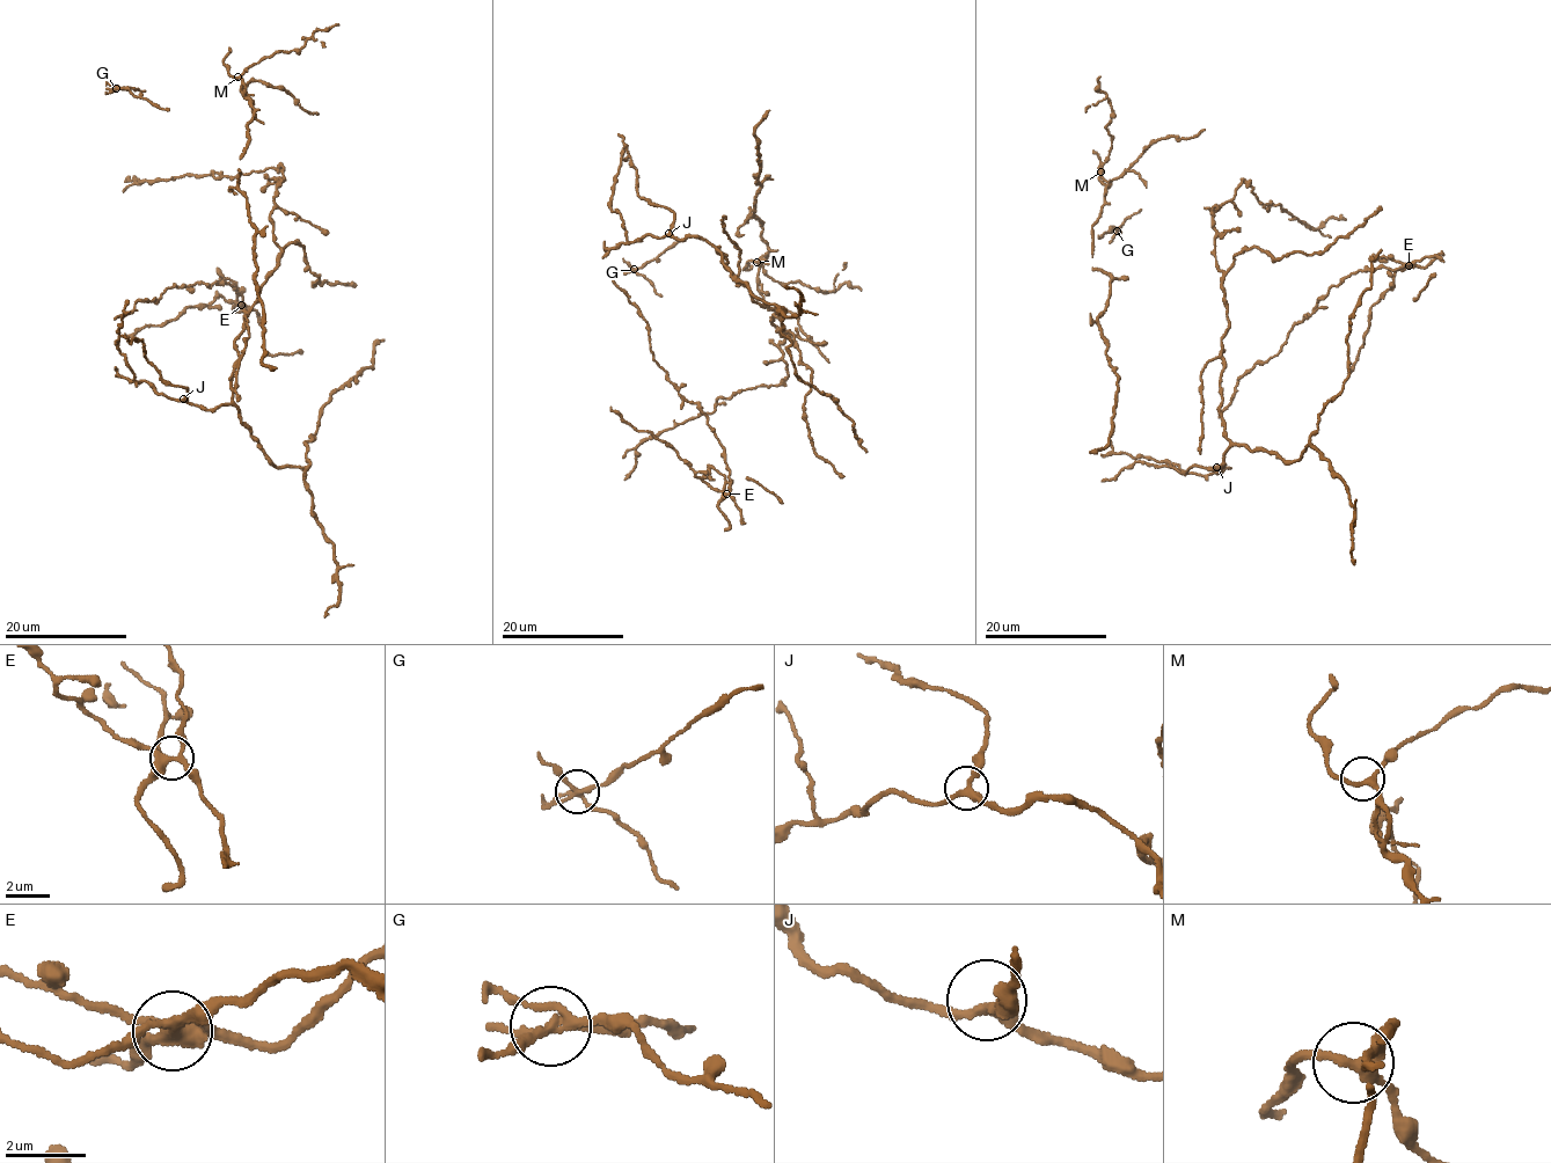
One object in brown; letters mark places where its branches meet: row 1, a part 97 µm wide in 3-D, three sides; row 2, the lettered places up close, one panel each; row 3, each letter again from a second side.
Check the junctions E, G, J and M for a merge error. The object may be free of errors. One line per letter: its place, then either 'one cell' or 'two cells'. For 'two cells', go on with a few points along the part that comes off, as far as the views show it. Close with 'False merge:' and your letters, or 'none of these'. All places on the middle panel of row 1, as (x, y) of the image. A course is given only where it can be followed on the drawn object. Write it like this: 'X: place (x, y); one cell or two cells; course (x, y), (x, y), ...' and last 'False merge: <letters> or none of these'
E: place (726, 494); one cell
G: place (634, 269); two cells; course (633, 269), (661, 297)
J: place (668, 233); one cell
M: place (756, 262); one cell
False merge: G

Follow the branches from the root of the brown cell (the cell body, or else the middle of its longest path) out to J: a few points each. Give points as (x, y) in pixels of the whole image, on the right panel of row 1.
J: (1220, 410), (1229, 445), (1224, 467), (1216, 467)

